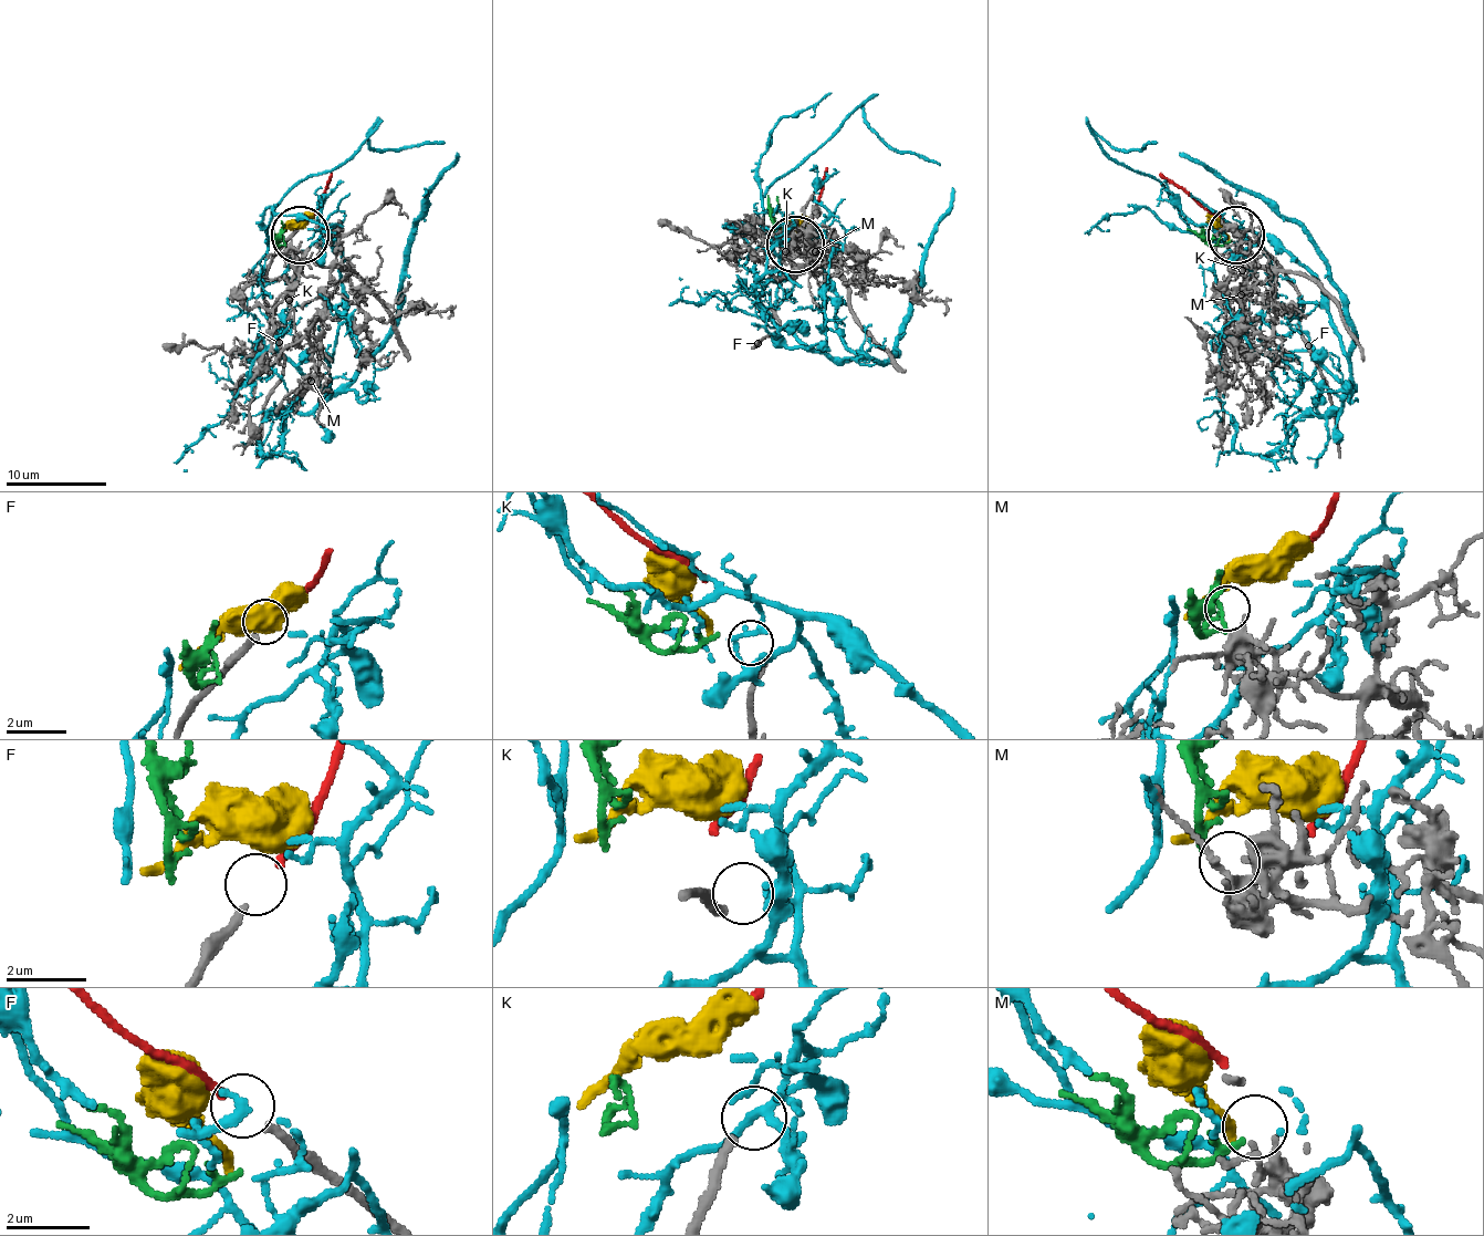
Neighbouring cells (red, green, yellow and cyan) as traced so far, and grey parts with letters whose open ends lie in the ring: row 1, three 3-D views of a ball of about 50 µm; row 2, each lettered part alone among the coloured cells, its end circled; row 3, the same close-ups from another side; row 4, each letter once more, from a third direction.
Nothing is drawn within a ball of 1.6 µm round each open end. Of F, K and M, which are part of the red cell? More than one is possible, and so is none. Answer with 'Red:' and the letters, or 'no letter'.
Red: F

